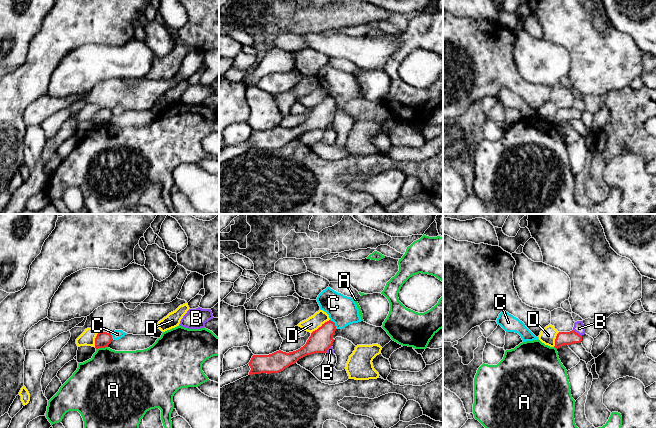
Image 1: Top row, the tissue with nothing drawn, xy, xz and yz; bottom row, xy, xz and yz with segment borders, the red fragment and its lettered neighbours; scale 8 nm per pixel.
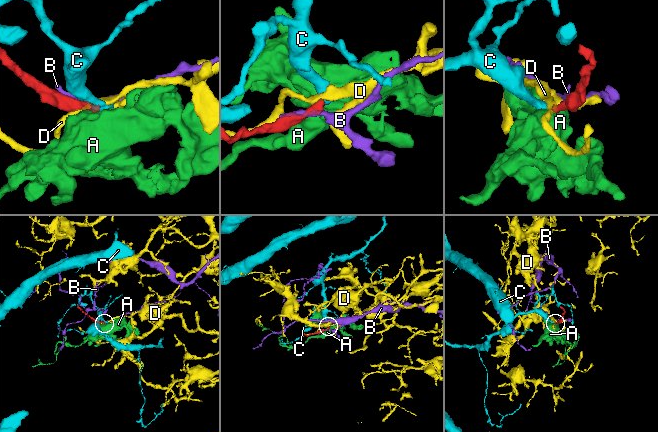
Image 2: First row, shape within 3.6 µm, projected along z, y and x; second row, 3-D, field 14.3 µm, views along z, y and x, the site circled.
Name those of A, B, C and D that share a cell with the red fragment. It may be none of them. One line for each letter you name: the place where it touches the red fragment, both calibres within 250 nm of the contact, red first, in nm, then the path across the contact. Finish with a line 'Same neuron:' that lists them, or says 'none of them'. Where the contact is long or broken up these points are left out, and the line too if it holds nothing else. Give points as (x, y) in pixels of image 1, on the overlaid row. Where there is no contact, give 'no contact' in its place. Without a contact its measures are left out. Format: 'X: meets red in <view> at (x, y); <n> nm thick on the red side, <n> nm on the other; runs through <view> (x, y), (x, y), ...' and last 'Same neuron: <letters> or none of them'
Same neuron: none of them

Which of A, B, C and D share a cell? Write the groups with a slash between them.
A / B / C / D

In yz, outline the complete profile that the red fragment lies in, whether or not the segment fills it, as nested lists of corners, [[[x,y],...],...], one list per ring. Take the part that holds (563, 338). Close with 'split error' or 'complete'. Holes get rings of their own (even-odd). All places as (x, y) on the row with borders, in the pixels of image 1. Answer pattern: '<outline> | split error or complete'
[[[574,330],[570,332],[559,332],[555,339],[555,348],[558,349],[564,345],[571,345],[574,343],[581,343],[582,336],[576,333]]] | complete

